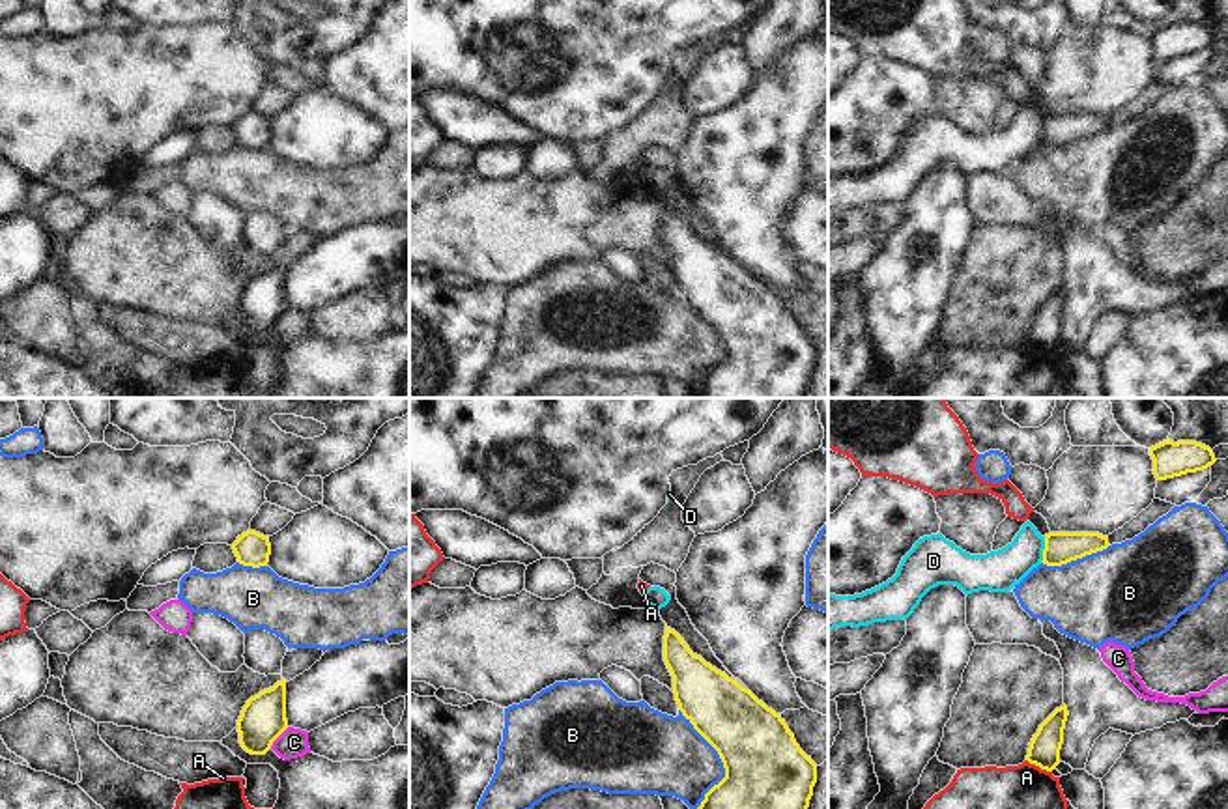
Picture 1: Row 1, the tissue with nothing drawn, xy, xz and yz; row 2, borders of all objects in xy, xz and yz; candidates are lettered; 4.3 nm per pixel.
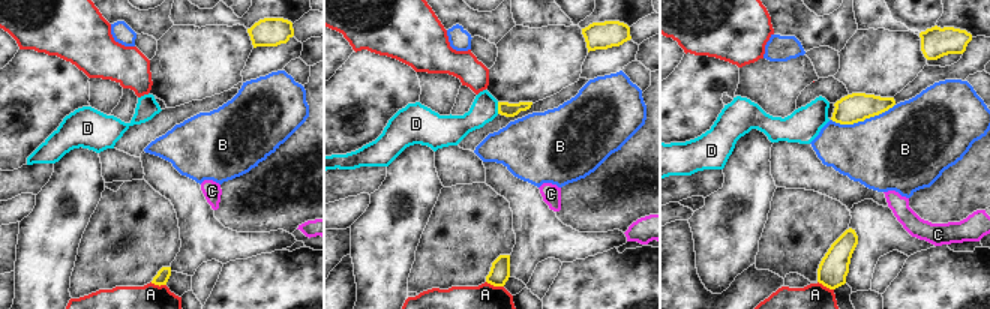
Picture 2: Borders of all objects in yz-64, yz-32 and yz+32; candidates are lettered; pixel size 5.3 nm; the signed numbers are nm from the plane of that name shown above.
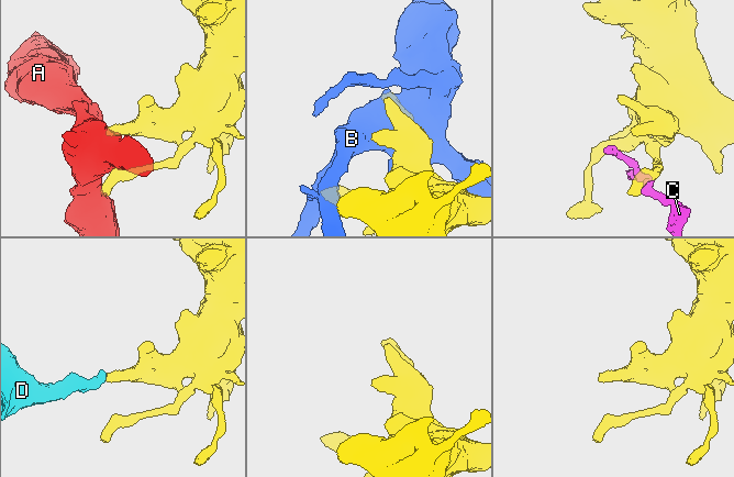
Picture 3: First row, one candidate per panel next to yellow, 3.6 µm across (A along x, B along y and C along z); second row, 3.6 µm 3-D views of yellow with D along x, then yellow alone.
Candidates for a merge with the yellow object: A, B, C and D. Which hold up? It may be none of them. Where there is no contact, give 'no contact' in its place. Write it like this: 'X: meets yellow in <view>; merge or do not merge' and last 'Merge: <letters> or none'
A: meets yellow in yz; do not merge
B: meets yellow in xz; do not merge
C: meets yellow in xy; do not merge
D: meets yellow in yz; do not merge
Merge: none

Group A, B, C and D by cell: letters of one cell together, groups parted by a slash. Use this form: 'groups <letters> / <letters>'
groups A / B / C / D

